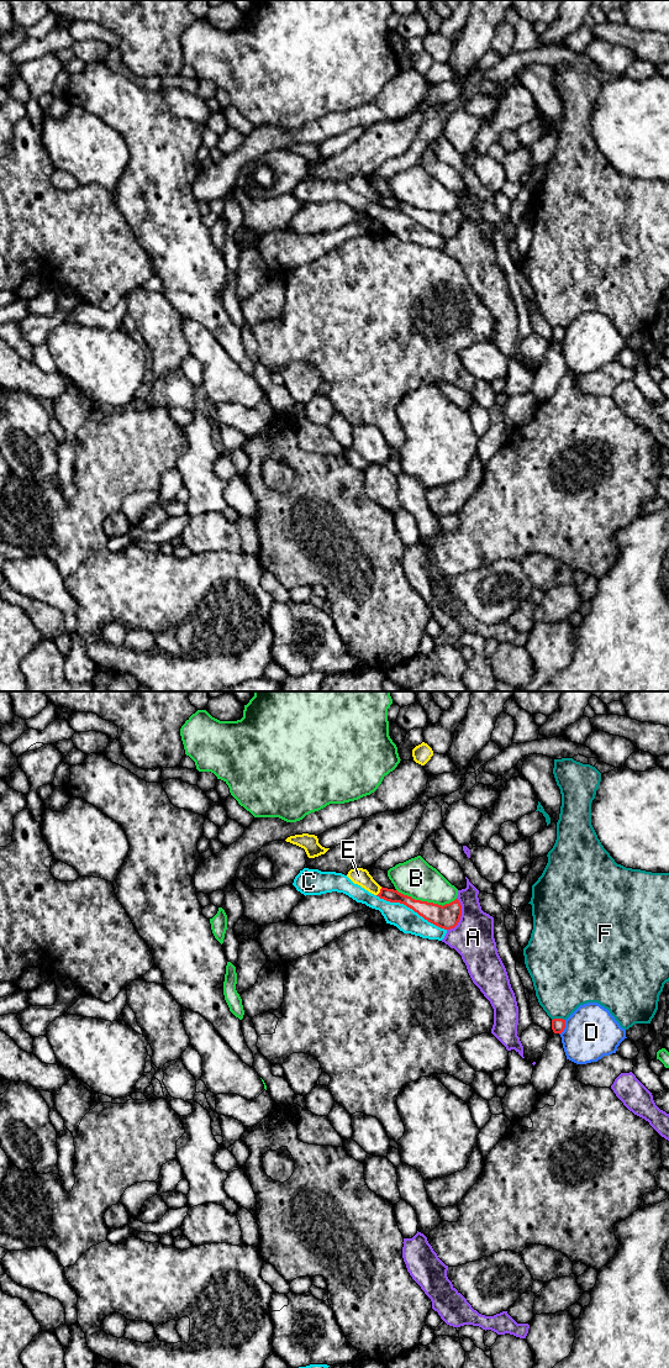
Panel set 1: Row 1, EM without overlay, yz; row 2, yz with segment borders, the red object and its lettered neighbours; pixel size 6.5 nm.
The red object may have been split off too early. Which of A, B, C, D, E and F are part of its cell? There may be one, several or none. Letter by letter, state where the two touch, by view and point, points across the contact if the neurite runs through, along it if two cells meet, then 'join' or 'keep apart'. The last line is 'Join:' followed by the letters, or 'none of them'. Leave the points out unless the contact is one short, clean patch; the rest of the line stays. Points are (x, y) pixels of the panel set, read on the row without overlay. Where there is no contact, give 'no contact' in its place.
A: yz (461, 224) | keep apart
B: yz (426, 210) | keep apart
C: yz (411, 216) | keep apart
D: yz (564, 336) | keep apart
E: yz (380, 200) | join
F: yz (558, 327) | keep apart
Join: E

